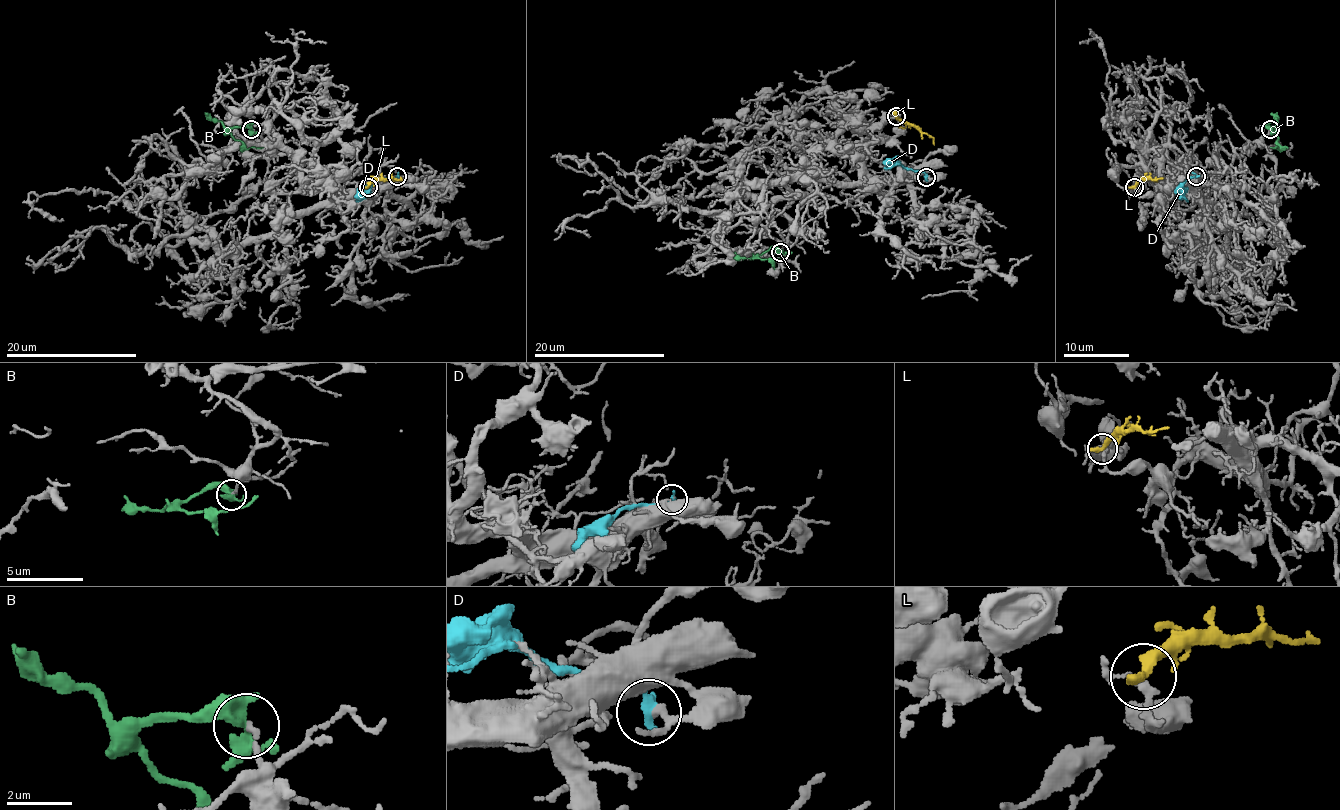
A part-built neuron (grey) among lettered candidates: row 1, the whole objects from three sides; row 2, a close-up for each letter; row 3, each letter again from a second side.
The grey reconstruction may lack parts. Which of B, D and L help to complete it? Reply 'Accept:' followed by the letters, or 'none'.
Accept: none

